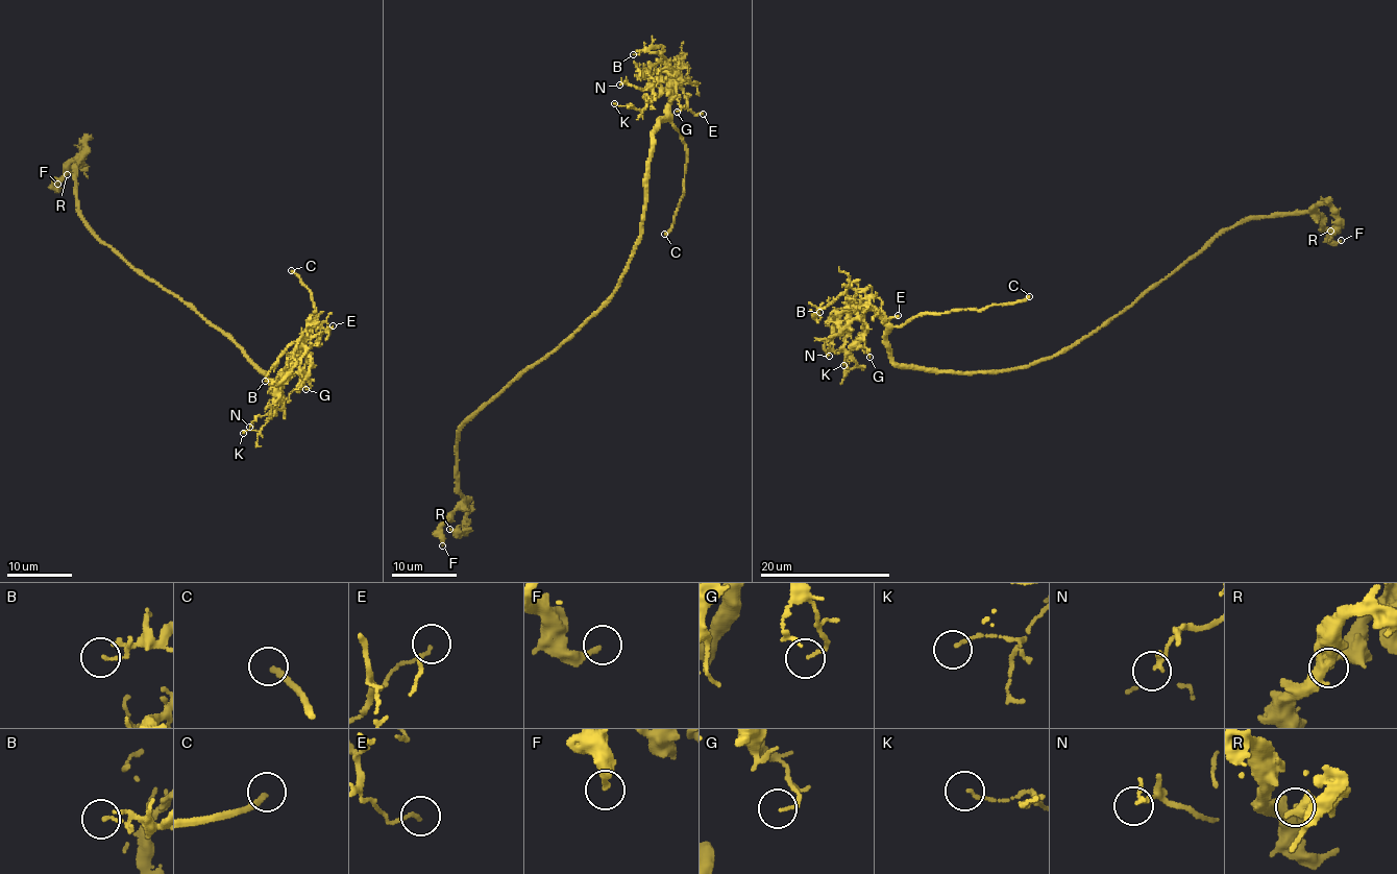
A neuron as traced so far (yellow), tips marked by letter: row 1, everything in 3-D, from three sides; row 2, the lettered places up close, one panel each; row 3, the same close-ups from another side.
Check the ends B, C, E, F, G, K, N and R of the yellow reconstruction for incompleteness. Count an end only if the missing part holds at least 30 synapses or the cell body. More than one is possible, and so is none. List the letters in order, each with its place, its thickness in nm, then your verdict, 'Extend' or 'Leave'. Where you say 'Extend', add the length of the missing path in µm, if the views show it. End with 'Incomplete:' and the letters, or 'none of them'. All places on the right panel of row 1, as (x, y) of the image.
B: Place: (819, 312). Thickness 110 nm. Leave
C: Place: (1029, 296). Thickness 240 nm. Extend. Missing length about 80 µm
E: Place: (898, 315). Thickness 110 nm. Leave
F: Place: (1341, 240). Thickness 240 nm. Leave
G: Place: (869, 357). Thickness 110 nm. Leave
K: Place: (843, 365). Thickness 110 nm. Leave
N: Place: (829, 356). Thickness 110 nm. Leave
R: Place: (1330, 231). Thickness 160 nm. Leave
Incomplete: C

